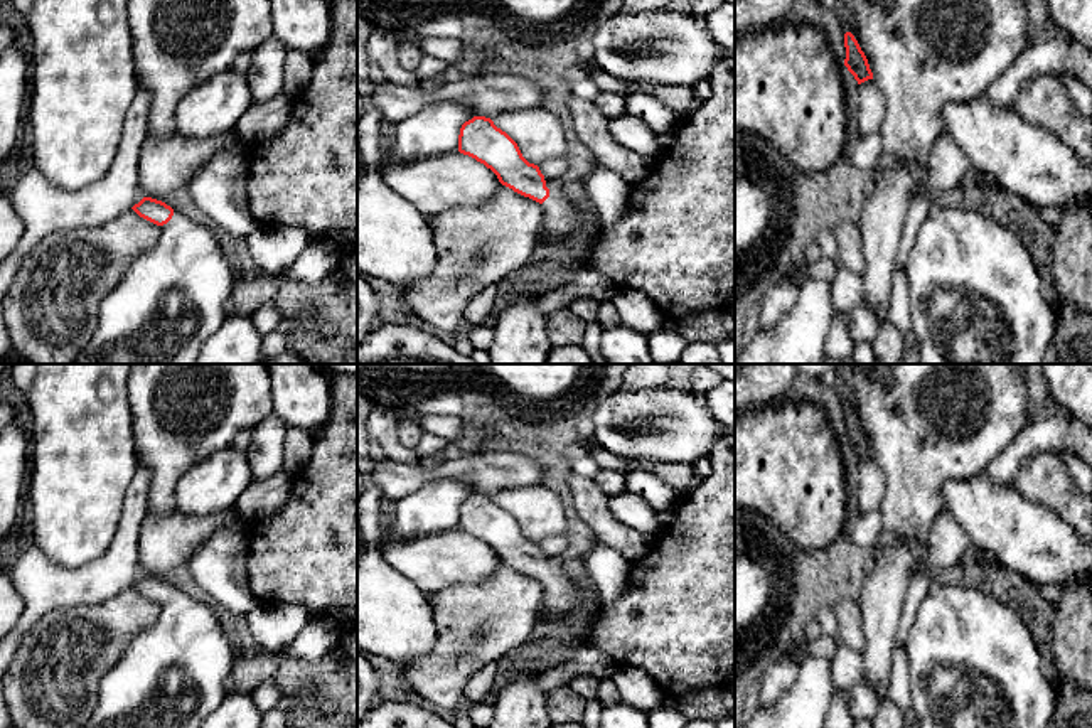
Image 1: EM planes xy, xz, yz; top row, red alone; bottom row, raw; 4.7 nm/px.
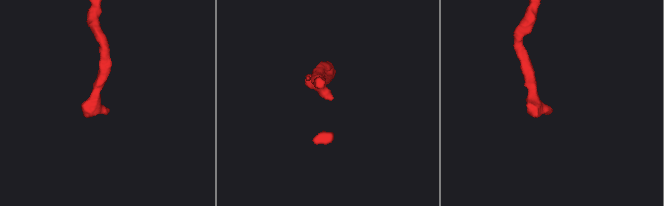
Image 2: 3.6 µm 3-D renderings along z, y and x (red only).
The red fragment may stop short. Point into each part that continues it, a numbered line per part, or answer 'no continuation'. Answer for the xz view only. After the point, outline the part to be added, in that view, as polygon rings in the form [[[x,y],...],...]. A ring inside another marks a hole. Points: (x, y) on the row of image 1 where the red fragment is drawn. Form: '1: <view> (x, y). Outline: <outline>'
1: xz (562, 218). Outline: [[[544,177],[544,180],[549,189],[549,197],[541,204],[543,219],[538,243],[578,236],[586,228],[586,221],[581,209],[565,195],[561,185],[565,179],[558,180]]]

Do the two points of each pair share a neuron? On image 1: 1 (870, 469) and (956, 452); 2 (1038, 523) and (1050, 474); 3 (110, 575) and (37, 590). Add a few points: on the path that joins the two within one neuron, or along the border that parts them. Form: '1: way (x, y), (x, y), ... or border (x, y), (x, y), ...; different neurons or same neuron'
1: border (872, 457), (885, 482), (883, 503), (878, 508); different neurons
2: border (1011, 484), (1023, 496), (1052, 509), (1074, 531); different neurons
3: way (91, 583), (56, 587); same neuron

